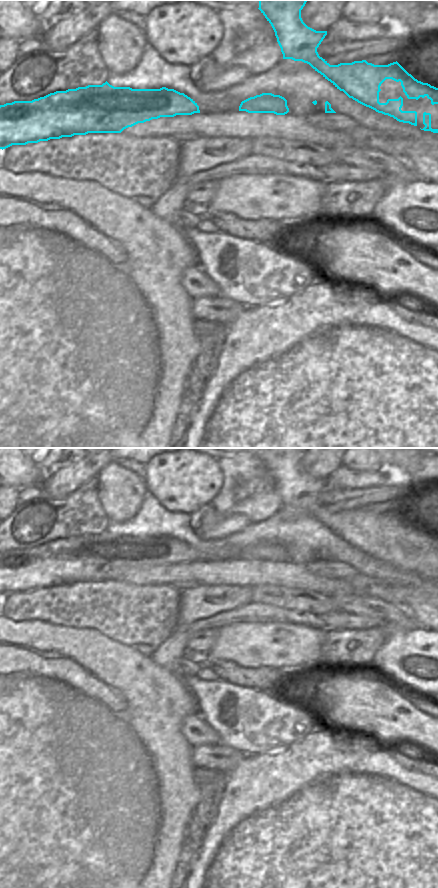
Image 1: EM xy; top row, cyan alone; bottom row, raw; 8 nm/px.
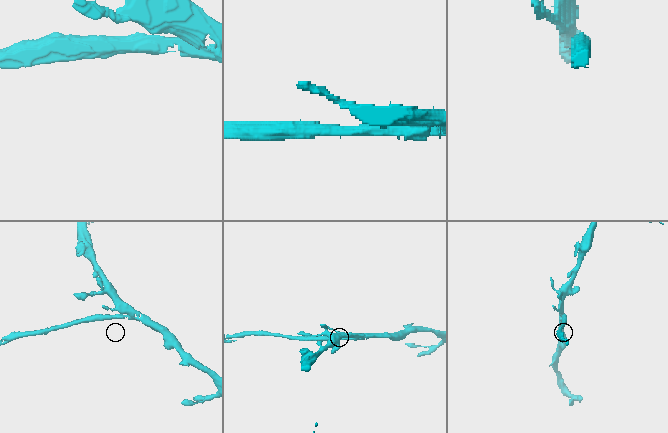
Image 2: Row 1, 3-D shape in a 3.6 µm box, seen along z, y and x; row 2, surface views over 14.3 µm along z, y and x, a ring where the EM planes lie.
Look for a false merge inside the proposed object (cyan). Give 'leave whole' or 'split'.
split

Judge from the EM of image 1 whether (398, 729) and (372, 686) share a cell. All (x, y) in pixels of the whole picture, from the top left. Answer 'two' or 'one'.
one

